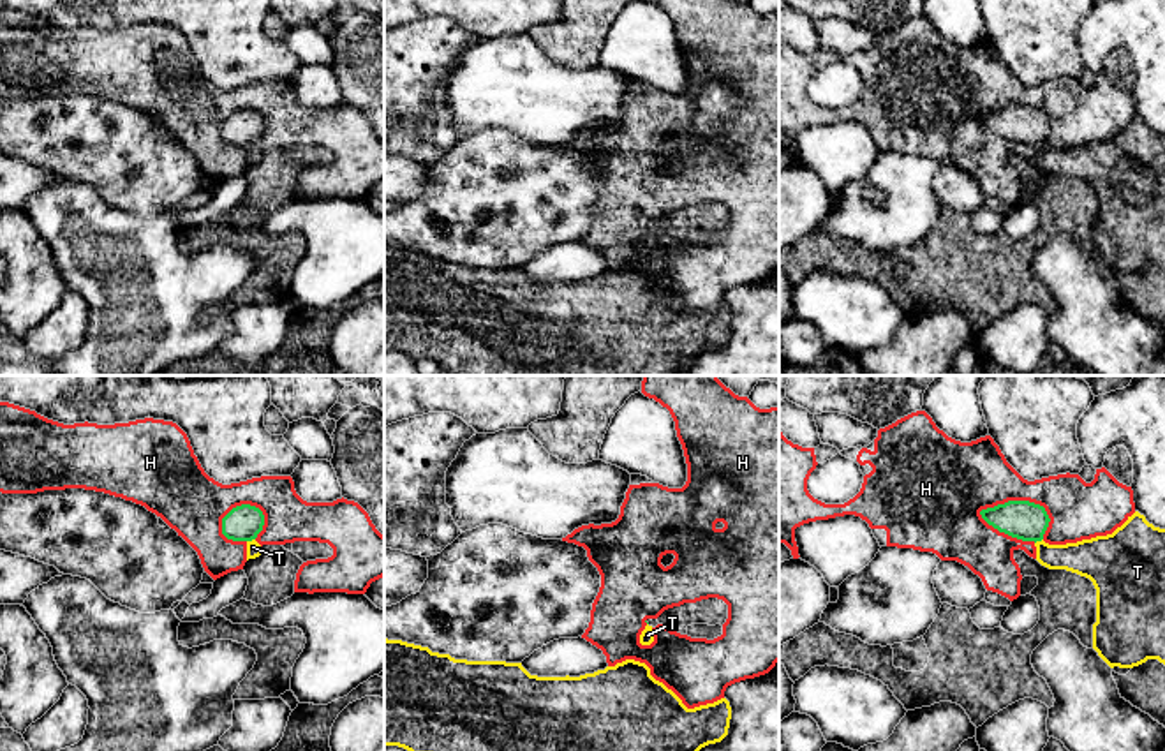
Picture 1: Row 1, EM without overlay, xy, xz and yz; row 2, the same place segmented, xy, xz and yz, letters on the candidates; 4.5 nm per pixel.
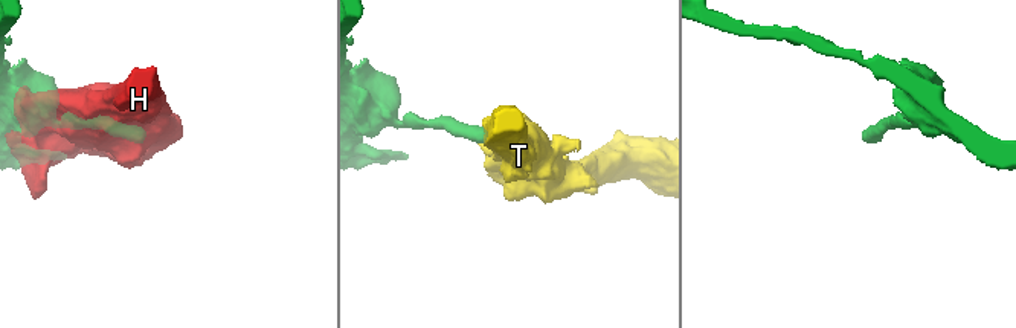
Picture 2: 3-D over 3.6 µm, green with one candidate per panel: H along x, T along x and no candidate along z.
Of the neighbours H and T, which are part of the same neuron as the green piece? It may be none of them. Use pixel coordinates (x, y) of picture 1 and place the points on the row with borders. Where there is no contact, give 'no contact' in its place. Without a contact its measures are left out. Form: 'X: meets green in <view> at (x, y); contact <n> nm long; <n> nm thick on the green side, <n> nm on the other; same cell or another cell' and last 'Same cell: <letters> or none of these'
H: meets green in yz at (1017, 501); contact 340 nm long; 180 nm thick on the green side, 320 nm on the other; another cell
T: meets green in xy at (251, 540); contact 40 nm long; 160 nm thick on the green side, 60 nm on the other; another cell
Same cell: none of these

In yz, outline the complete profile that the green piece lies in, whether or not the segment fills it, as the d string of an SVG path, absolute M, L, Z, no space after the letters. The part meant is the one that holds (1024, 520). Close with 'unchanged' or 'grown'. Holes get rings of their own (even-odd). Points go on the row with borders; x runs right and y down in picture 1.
M1008 501L980 511L982 518L1012 538L1022 541L1042 541L1049 527L1049 515L1043 506L1029 501Z; unchanged

